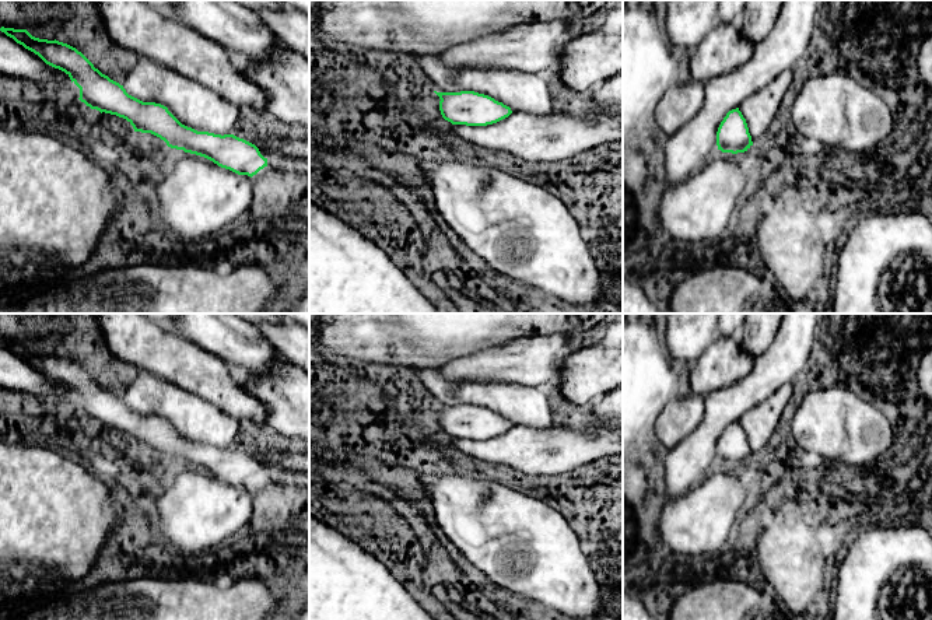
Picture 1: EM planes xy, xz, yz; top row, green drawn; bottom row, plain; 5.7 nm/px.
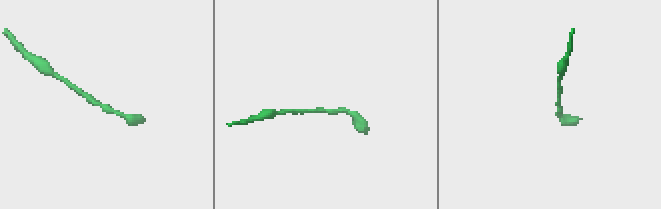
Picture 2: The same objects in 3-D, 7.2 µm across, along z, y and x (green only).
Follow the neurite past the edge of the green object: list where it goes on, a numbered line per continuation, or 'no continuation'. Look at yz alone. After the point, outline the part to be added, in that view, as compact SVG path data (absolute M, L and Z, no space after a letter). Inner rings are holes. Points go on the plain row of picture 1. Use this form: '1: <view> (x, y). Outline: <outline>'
no continuation

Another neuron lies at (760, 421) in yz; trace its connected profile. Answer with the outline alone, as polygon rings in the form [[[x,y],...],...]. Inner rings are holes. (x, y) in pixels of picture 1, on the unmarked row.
[[[786,382],[777,389],[767,400],[746,411],[739,424],[746,432],[753,458],[765,455],[767,445],[778,428],[784,409],[793,395],[793,383]]]

